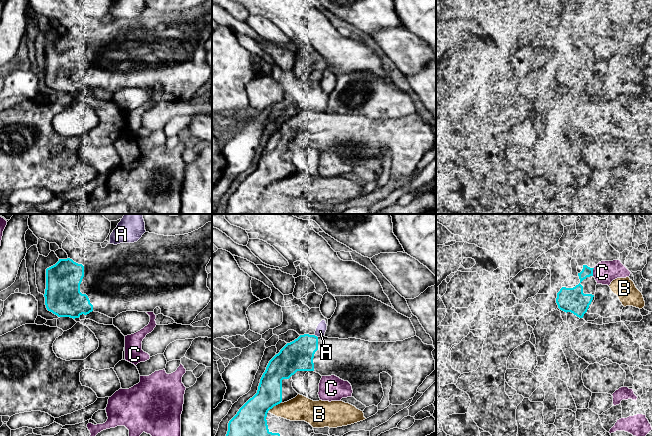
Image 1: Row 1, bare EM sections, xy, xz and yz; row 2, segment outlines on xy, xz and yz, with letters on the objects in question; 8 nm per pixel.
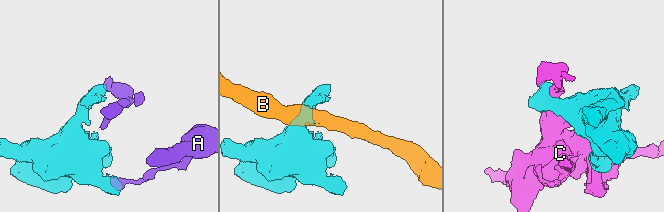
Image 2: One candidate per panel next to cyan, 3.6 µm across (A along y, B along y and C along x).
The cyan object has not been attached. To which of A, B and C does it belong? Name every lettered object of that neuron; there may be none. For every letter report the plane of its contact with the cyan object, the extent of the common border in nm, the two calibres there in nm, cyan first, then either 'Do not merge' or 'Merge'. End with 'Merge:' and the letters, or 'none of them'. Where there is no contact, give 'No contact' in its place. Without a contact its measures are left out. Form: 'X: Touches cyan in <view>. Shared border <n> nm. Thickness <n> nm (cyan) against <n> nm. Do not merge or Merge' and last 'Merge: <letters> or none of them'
A: Touches cyan in xz. Shared border 40 nm. Thickness 240 nm (cyan) against 80 nm. Do not merge
B: Touches cyan in xz. Shared border 130 nm. Thickness 280 nm (cyan) against 200 nm. Do not merge
C: Touches cyan in yz. Shared border 70 nm. Thickness 160 nm (cyan) against 180 nm. Do not merge
Merge: none of them

